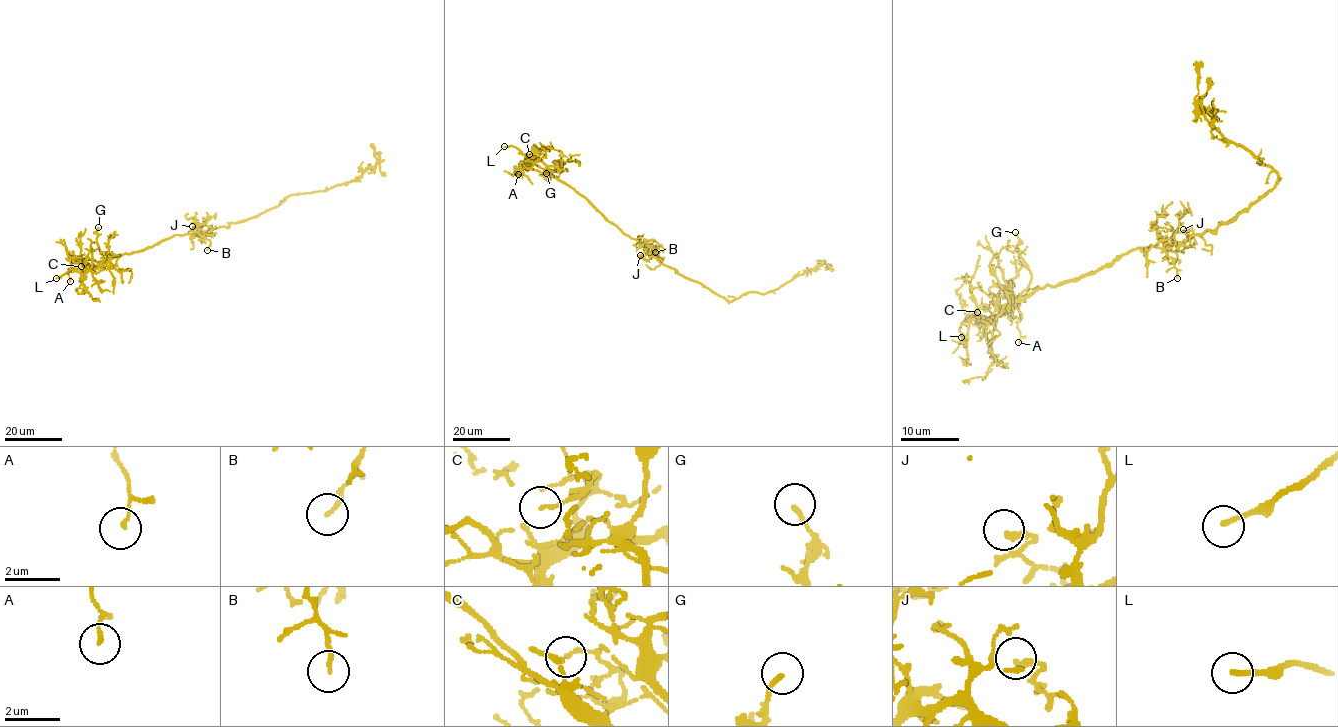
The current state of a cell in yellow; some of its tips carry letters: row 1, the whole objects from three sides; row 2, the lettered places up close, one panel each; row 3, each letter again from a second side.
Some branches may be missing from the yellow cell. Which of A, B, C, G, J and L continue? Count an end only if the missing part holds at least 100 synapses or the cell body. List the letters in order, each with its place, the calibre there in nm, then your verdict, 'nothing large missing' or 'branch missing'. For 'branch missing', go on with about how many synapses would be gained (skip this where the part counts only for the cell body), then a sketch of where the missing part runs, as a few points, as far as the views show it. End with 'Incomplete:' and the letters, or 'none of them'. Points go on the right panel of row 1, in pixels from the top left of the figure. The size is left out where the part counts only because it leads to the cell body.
A: (1018, 342) | 80 nm | nothing large missing
B: (1177, 278) | 170 nm | nothing large missing
C: (977, 312) | 130 nm | nothing large missing
G: (1015, 232) | 160 nm | nothing large missing
J: (1183, 229) | 200 nm | nothing large missing
L: (961, 337) | 190 nm | branch missing | (961, 337), (973, 341), (992, 363), (1014, 404), (1023, 410), (1043, 407)
Incomplete: L

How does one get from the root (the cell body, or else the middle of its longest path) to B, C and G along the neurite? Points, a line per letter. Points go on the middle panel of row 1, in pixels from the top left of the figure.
B: (661, 263), (646, 246), (658, 250), (655, 252)
C: (661, 263), (640, 242), (609, 223), (584, 197), (538, 167), (533, 161), (533, 156), (529, 154)
G: (661, 263), (643, 245), (625, 235), (571, 187), (553, 175), (547, 181), (544, 177), (546, 173)

